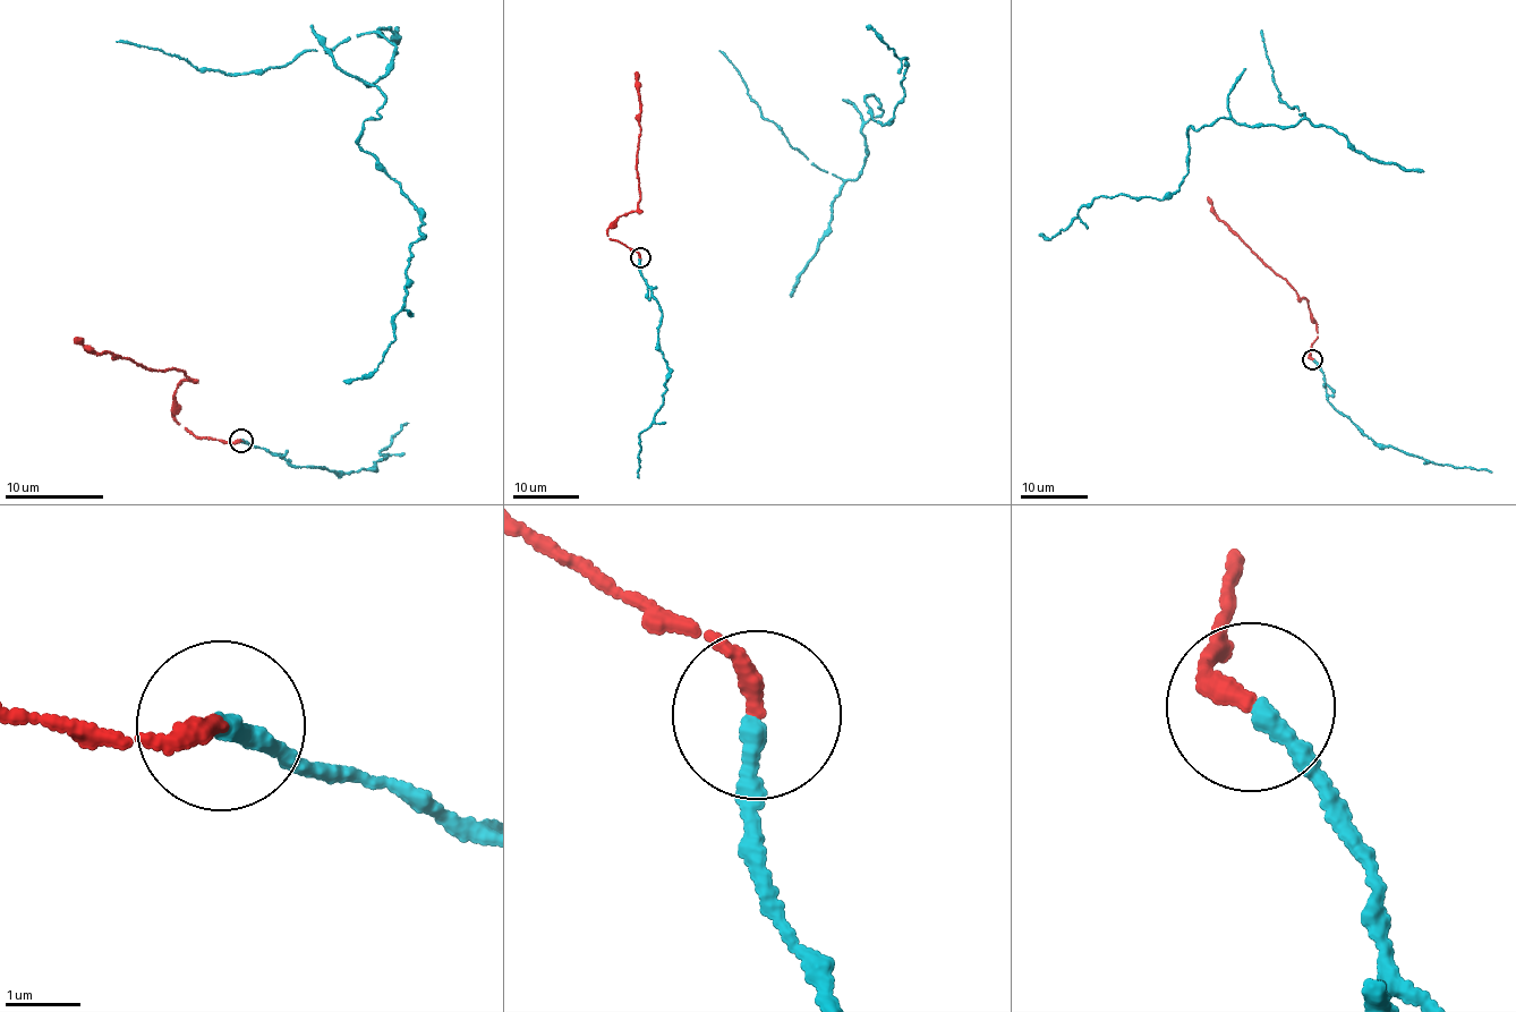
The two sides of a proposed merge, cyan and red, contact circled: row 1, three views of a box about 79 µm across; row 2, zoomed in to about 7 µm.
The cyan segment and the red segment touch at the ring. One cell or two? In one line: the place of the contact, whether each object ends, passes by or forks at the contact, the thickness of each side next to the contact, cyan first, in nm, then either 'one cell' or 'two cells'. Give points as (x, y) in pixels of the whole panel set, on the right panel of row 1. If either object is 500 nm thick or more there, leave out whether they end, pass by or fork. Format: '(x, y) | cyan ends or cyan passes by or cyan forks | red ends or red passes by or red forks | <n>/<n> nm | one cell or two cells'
(1312, 359) | cyan ends | red ends | 240/240 nm | one cell

